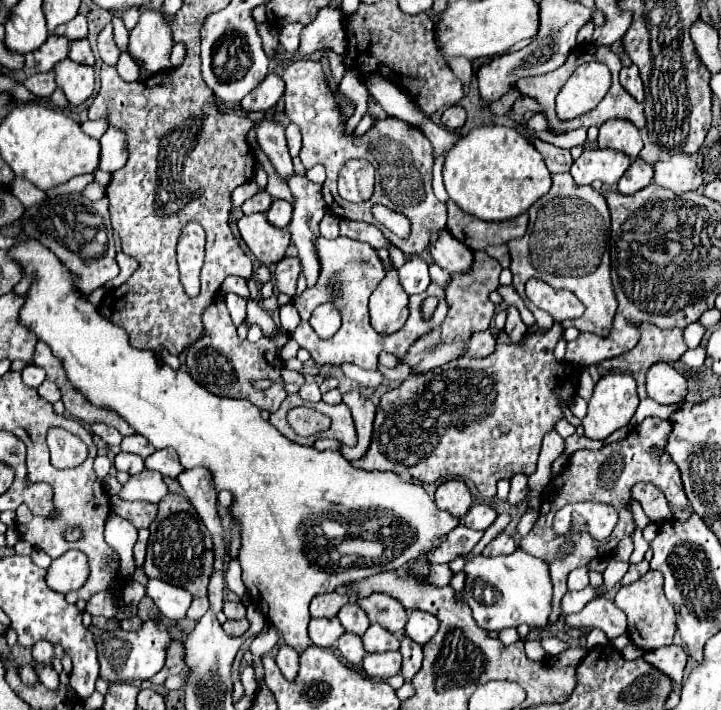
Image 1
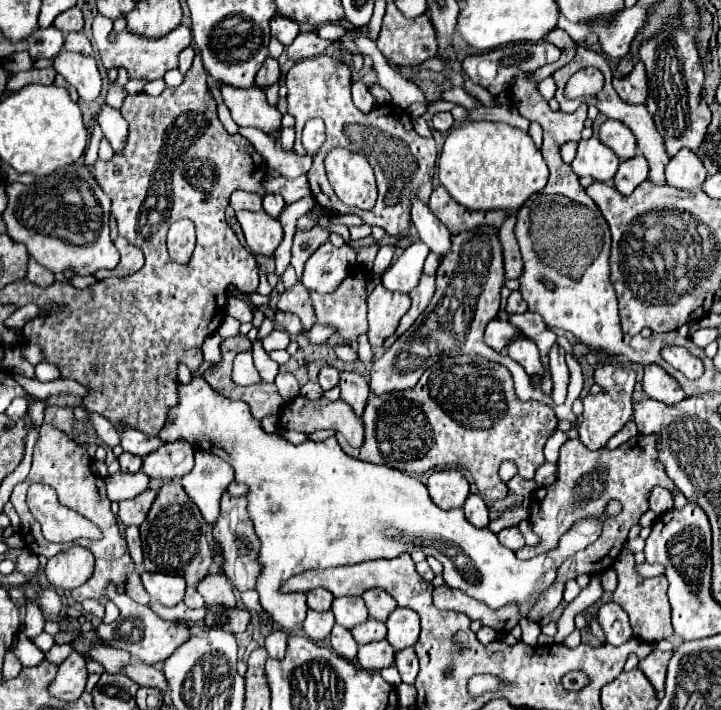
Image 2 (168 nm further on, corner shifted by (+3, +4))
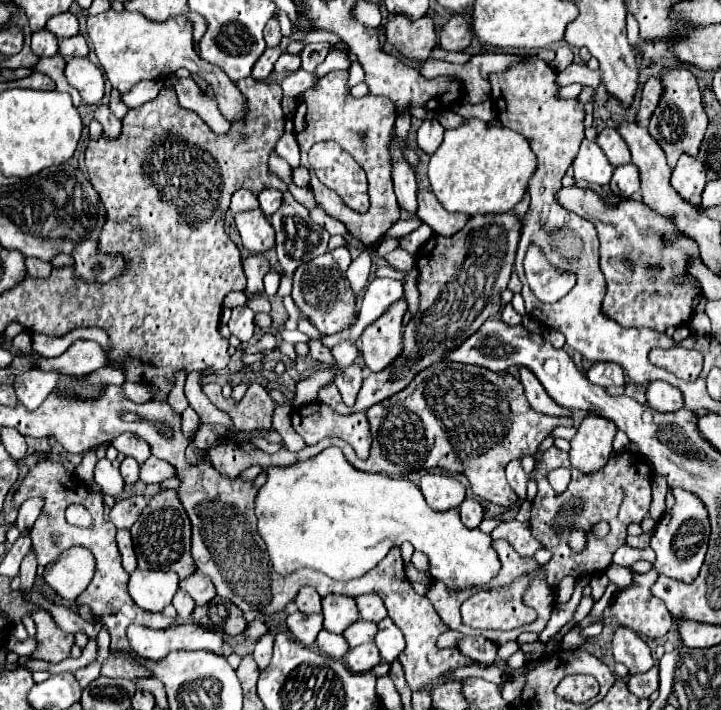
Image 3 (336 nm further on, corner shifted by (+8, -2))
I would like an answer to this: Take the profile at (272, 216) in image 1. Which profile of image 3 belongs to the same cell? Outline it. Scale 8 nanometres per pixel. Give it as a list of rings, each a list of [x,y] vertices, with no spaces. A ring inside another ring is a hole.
[[[263,190],[257,198],[259,198],[261,210],[263,210],[265,216],[271,216],[281,206],[281,200],[283,200],[279,190]]]

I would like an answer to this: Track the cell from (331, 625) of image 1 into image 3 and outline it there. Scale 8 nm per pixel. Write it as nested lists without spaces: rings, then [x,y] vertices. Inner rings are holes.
[[[295,612],[287,618],[291,634],[305,646],[311,646],[323,628],[323,614],[303,614]]]

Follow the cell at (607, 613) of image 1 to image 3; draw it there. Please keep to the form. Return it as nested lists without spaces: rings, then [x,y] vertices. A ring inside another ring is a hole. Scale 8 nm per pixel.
[[[617,626],[611,640],[615,662],[623,662],[629,668],[629,674],[647,672],[655,660],[643,638],[639,638],[633,630]]]

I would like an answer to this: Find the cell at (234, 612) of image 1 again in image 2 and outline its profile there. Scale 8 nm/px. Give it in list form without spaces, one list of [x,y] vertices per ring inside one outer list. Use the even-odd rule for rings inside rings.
[[[210,572],[198,584],[198,592],[204,596],[206,604],[222,604],[222,606],[236,606],[236,596],[228,578],[220,572]]]

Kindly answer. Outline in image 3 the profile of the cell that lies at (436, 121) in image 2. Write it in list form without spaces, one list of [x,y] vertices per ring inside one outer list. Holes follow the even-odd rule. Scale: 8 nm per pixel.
[[[423,120],[421,128],[417,130],[417,144],[427,154],[433,154],[441,146],[443,134],[445,134],[445,128],[437,120]]]

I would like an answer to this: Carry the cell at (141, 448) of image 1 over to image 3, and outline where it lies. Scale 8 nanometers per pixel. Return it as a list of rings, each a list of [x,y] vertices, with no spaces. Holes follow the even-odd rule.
[[[121,434],[121,436],[115,438],[111,444],[113,444],[121,454],[135,458],[139,464],[143,464],[143,462],[151,456],[151,446],[149,446],[143,438],[137,438],[137,436],[133,436],[133,434]]]

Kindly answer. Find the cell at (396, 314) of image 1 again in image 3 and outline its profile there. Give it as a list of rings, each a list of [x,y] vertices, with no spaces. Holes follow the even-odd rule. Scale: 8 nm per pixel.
[[[397,300],[375,322],[371,322],[361,334],[361,354],[371,372],[379,372],[399,356],[403,348],[403,316],[407,312],[405,300]]]

